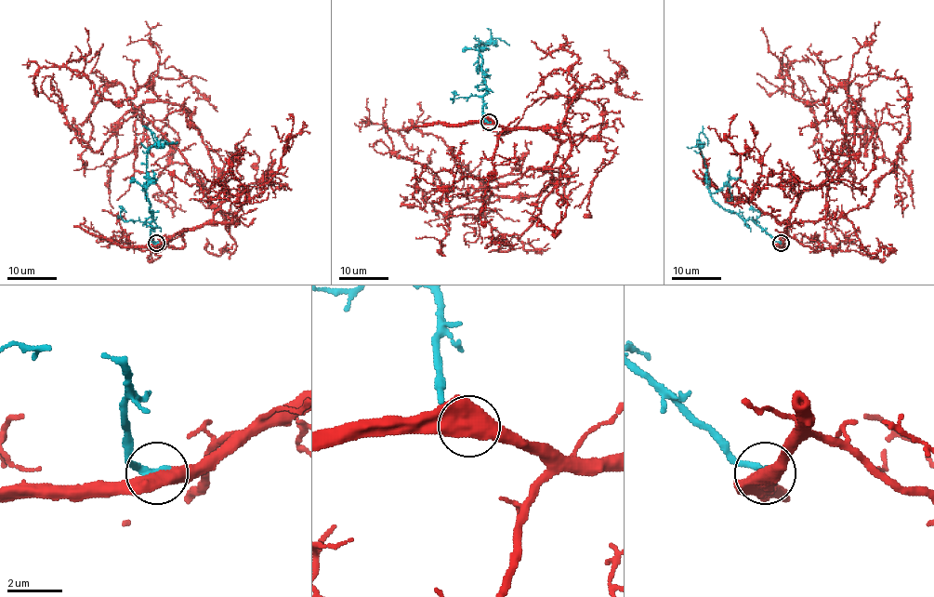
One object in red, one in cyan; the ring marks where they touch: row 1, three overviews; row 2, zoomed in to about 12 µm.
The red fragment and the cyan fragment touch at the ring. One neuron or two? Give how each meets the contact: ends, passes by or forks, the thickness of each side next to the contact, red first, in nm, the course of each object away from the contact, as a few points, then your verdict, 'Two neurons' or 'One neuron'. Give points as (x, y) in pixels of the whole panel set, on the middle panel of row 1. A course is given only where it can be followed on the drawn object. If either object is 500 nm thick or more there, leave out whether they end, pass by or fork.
Thickness 650 nm (red) against 360 nm. Course of red: (488, 122), (560, 142), (551, 181), (534, 195), (453, 209), (429, 168), (392, 151), (385, 99). Course of cyan: (488, 122), (483, 115), (486, 84), (482, 77), (480, 43), (490, 42), (487, 40), (484, 47), (490, 49). One neuron

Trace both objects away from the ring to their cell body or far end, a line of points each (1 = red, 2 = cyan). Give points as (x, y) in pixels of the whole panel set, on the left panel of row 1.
1: (156, 243), (206, 224), (229, 197), (191, 117), (178, 105), (144, 102), (95, 152), (69, 124), (53, 72)
2: (156, 243), (151, 240), (153, 219), (147, 198), (146, 169), (147, 152), (157, 142), (153, 132), (157, 145)

